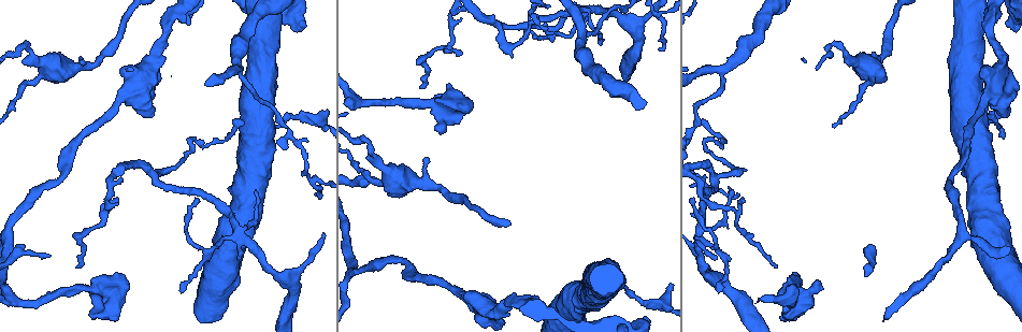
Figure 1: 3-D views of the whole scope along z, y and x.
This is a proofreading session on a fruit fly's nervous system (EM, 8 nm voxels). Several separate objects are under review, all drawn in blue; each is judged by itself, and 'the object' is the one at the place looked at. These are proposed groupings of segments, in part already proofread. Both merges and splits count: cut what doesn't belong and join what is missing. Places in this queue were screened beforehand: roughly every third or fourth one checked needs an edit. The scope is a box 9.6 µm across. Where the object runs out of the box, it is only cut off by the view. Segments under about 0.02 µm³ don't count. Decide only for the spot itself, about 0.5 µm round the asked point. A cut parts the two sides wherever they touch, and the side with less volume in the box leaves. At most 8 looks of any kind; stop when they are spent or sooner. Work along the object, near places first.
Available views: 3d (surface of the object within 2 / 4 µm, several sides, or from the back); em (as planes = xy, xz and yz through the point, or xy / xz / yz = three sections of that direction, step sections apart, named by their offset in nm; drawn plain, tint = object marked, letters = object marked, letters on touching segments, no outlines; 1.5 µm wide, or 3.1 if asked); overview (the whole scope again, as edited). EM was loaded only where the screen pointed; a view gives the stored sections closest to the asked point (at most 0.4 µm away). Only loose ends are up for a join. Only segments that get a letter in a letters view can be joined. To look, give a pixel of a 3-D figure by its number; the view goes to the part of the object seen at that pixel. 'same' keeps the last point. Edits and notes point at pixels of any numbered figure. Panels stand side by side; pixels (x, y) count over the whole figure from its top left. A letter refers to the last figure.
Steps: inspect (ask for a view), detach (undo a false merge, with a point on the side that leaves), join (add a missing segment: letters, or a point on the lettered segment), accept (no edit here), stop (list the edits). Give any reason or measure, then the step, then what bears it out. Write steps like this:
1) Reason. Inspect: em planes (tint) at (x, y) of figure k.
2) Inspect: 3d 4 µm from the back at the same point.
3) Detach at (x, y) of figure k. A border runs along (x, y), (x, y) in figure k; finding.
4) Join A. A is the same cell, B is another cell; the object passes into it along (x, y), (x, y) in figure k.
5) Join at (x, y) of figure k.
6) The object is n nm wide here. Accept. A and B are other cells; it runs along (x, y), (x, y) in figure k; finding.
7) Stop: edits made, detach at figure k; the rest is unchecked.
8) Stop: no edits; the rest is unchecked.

Sharp bend. Inspect: em planes (plain) at (708, 150) of figure 1.

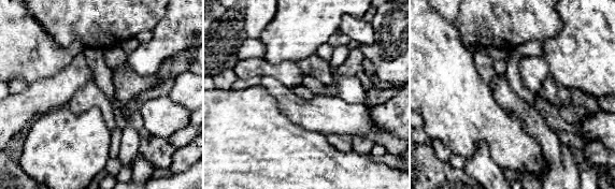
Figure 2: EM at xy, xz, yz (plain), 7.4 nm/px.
Inspect: em planes (tint) at the same point.

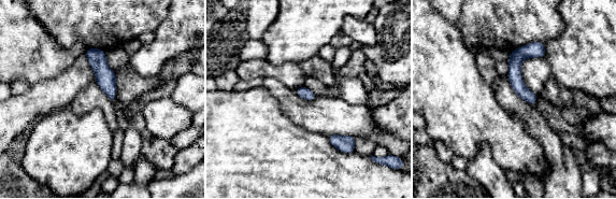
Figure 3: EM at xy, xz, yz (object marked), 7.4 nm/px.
Inspect: em planes (letters) at the same point.

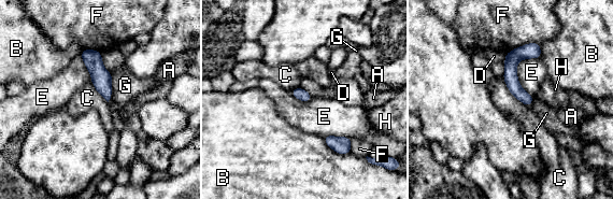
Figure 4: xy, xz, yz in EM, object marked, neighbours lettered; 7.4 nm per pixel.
Accept. A, B, C, D, E, F, G and H are other cells; it runs along (536, 45), (511, 62), (527, 102) in figure 4; continuous, no second neuron.

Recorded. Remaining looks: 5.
Sharp bend. Inspect: em planes (letters) at (450, 42) of figure 1.

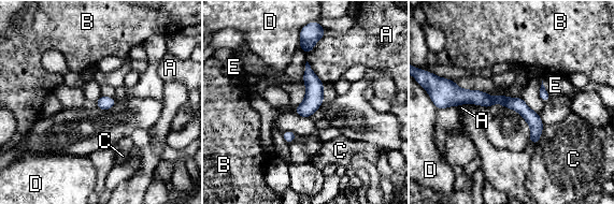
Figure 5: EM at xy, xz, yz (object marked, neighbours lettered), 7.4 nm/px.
The longest contact is with A, 240 nm. Accept. A, B, C, D and E are other cells; continuous, no second neuron.

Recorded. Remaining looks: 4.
Abrupt turn. Inspect: 3d 4 µm at (793, 300) of figure 1.

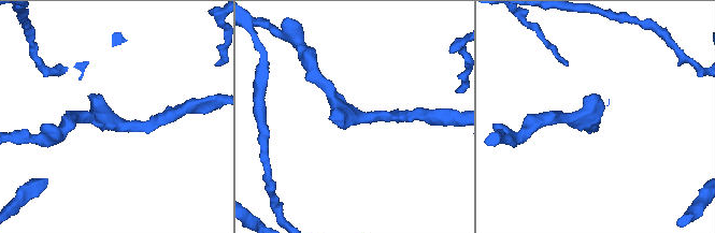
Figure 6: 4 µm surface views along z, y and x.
The arms are 190, 190 nm wide; need the tissue. Inspect: em xy step 4 (tint) at (347, 115) of figure 6.

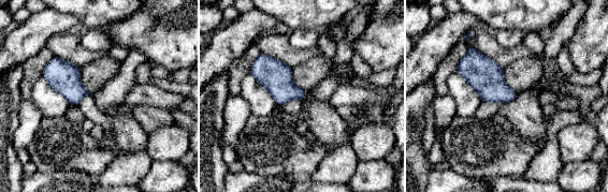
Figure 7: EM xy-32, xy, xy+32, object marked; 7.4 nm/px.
Inspect: em xy step 4 (letters) at the same point.

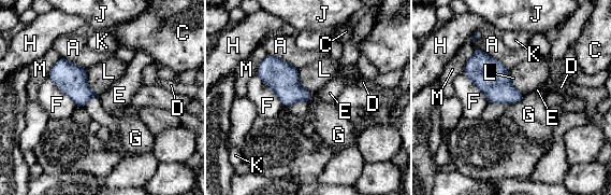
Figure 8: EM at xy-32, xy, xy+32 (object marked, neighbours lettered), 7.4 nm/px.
The object is 110 nm wide here. Accept. A, C, D, E, F, G, H, J, K, L and M are other cells; a border runs along (474, 47), (480, 47), (509, 69) in figure 8; all the same neuron.

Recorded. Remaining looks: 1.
Stop: no edits; the rest is unchecked.

